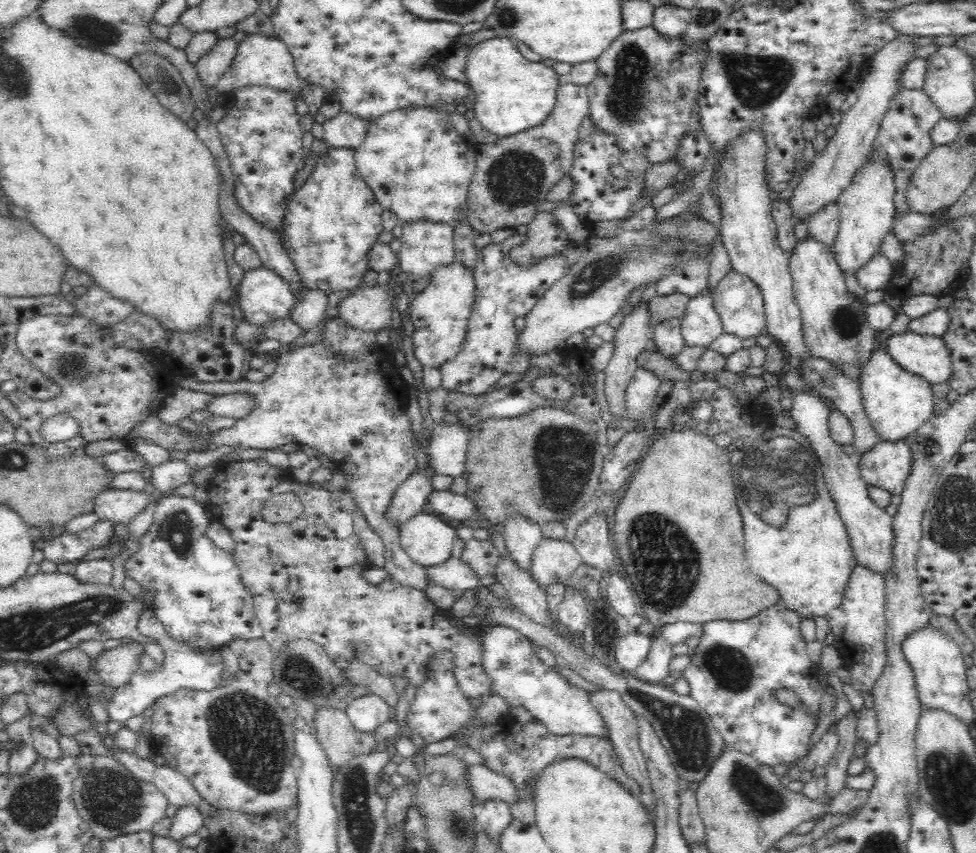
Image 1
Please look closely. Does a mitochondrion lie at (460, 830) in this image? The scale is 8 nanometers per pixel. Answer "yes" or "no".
yes

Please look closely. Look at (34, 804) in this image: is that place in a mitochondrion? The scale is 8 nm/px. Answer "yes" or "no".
yes

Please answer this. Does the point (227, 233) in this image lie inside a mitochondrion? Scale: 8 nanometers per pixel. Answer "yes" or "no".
no

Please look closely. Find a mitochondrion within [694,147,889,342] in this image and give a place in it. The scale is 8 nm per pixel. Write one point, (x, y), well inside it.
(846, 322)

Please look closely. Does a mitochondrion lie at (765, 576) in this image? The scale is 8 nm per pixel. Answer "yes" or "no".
no

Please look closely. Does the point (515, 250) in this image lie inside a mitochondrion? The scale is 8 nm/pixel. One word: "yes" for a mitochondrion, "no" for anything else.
no

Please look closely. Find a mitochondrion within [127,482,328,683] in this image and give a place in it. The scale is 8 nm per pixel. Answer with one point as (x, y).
(176, 529)

